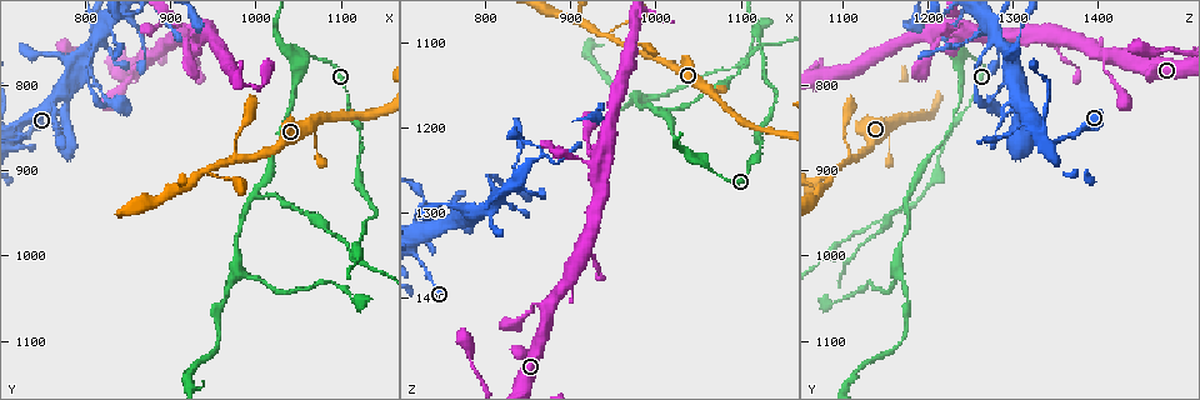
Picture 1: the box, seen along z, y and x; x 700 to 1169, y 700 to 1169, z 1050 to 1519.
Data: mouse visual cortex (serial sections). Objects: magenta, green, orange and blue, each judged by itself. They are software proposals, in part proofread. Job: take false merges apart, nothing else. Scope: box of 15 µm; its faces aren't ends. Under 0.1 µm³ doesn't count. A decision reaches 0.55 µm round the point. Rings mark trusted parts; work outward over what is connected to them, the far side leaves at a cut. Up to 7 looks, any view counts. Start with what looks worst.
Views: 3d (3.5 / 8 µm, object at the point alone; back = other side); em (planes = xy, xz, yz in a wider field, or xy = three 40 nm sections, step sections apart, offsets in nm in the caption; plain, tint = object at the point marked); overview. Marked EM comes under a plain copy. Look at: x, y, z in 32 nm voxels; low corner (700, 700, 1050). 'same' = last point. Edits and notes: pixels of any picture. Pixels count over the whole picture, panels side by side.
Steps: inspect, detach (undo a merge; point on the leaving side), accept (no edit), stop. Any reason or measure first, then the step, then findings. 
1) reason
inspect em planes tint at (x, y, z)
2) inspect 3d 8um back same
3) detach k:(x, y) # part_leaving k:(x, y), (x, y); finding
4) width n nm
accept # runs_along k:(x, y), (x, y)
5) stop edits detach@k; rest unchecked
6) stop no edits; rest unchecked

sharp bend
inspect 3d 3.5um back at (1000, 930, 1180)

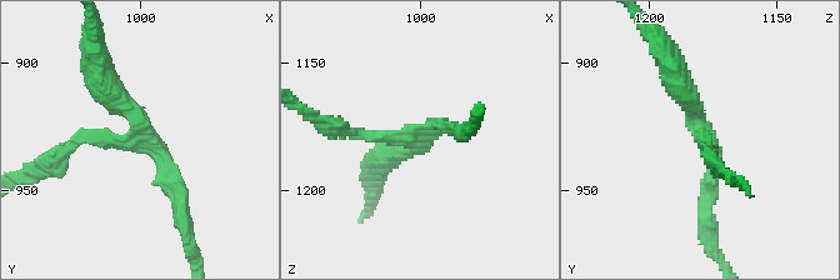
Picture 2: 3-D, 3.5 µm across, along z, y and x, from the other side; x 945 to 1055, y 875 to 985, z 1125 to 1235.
need the tissue
inspect em planes tint at (1001, 927, 1180)

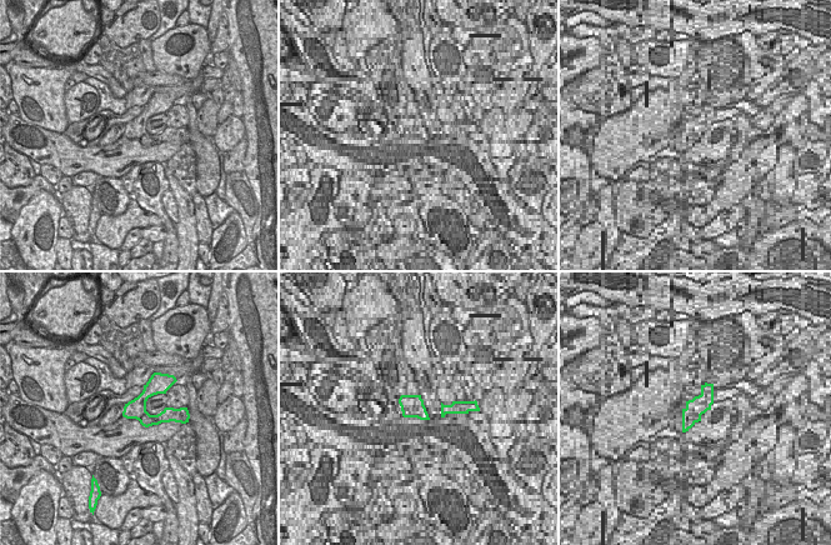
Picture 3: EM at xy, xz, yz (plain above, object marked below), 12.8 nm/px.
accept # runs_along 3:(126, 409), (145, 419), (179, 415); continuous, no second cell

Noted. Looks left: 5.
three-way junction
inspect 3d 3.5um at (945, 900, 1095)

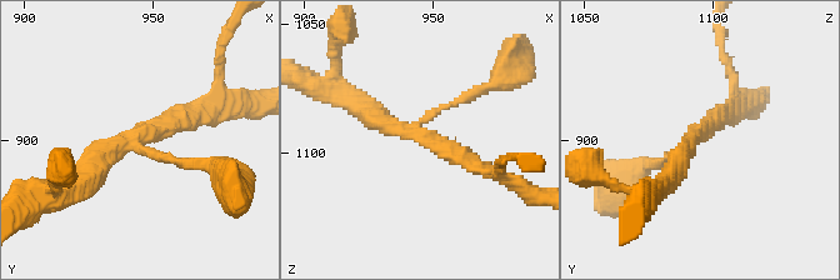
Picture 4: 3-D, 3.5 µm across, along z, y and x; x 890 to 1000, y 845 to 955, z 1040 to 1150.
arms 3; arm_widths 100, 250, 300 nm
inspect em planes tint at (943, 900, 1092)

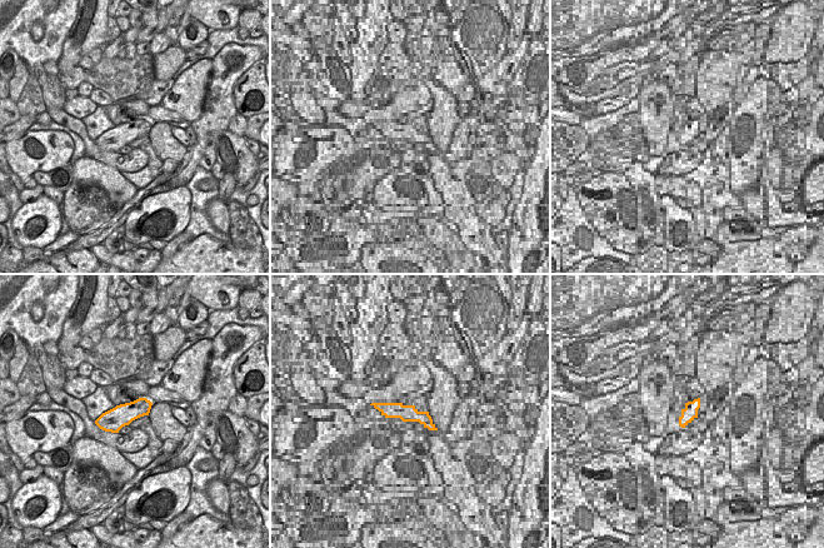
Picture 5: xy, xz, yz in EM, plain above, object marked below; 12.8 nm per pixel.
accept # runs_along 4:(205, 114), (121, 140), (75, 186); continuous, no second cell

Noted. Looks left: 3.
sharp bend
inspect em xy step 1 tint at (795, 765, 1300)

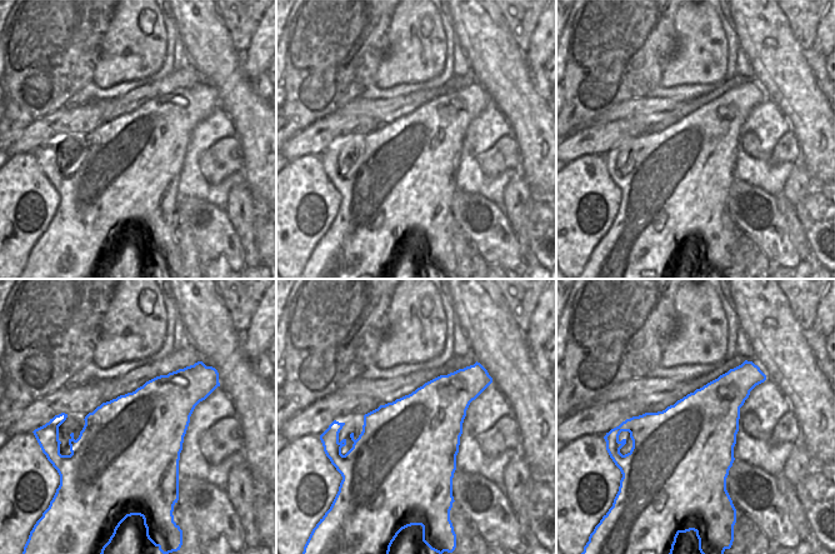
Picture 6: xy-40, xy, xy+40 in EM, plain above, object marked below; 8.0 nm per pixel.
wider look
inspect 3d 3.5um same

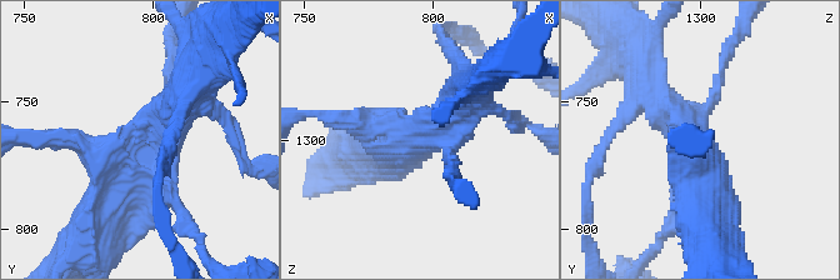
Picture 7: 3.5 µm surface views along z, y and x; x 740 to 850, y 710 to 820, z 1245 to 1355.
accept # runs_along 7:(86, 225), (179, 105); continuous, no second cell

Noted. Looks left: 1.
stop no edits; rest unchecked

